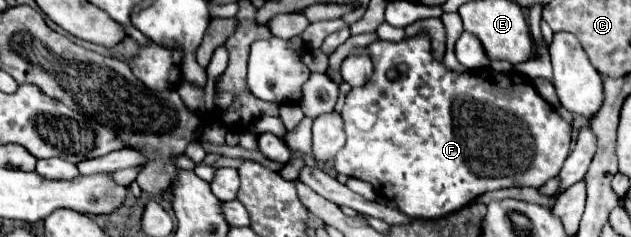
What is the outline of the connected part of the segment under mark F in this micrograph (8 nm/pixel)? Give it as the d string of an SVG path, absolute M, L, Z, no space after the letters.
M418 34L414 38L406 38L404 42L386 42L378 40L368 46L372 52L372 62L374 62L374 74L370 82L362 88L352 88L350 94L346 96L346 104L342 110L342 120L344 120L344 132L346 132L346 146L336 154L334 168L338 174L346 174L364 182L370 182L372 188L398 204L398 208L404 214L410 214L412 218L442 218L448 216L452 210L460 210L460 206L468 206L468 202L476 200L478 196L490 192L490 190L500 190L500 188L512 188L512 186L530 186L530 188L540 188L546 184L550 178L558 176L564 160L570 154L570 124L562 120L556 110L536 92L536 88L530 84L528 78L516 74L516 84L514 76L510 74L500 74L490 68L480 70L480 72L468 72L468 74L458 74L450 72L442 62L436 62L432 58L430 50L430 38L426 34Z

